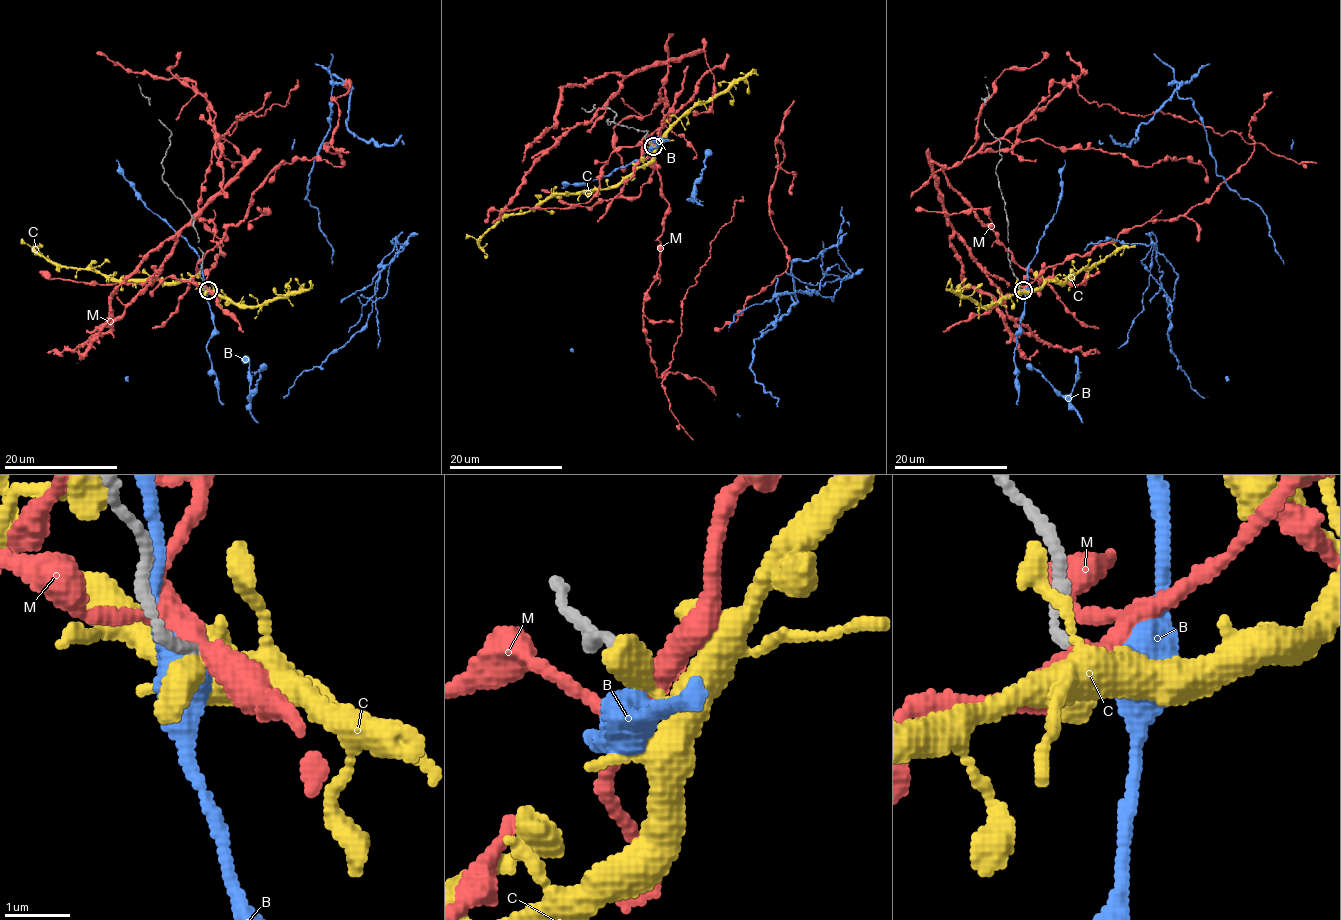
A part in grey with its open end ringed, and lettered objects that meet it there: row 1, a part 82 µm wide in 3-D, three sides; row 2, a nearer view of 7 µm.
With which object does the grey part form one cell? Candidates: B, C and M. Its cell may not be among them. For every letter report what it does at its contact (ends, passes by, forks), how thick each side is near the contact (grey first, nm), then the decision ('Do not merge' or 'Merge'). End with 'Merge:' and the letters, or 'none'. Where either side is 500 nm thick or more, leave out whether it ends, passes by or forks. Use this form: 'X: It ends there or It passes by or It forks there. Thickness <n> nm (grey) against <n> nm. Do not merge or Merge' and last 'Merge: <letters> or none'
B: It forks there. Thickness 150 nm (grey) against 400 nm. Do not merge
C: It passes by. Thickness 160 nm (grey) against 400 nm. Do not merge
M: It forks there. Thickness 160 nm (grey) against 300 nm. Do not merge
Merge: none

